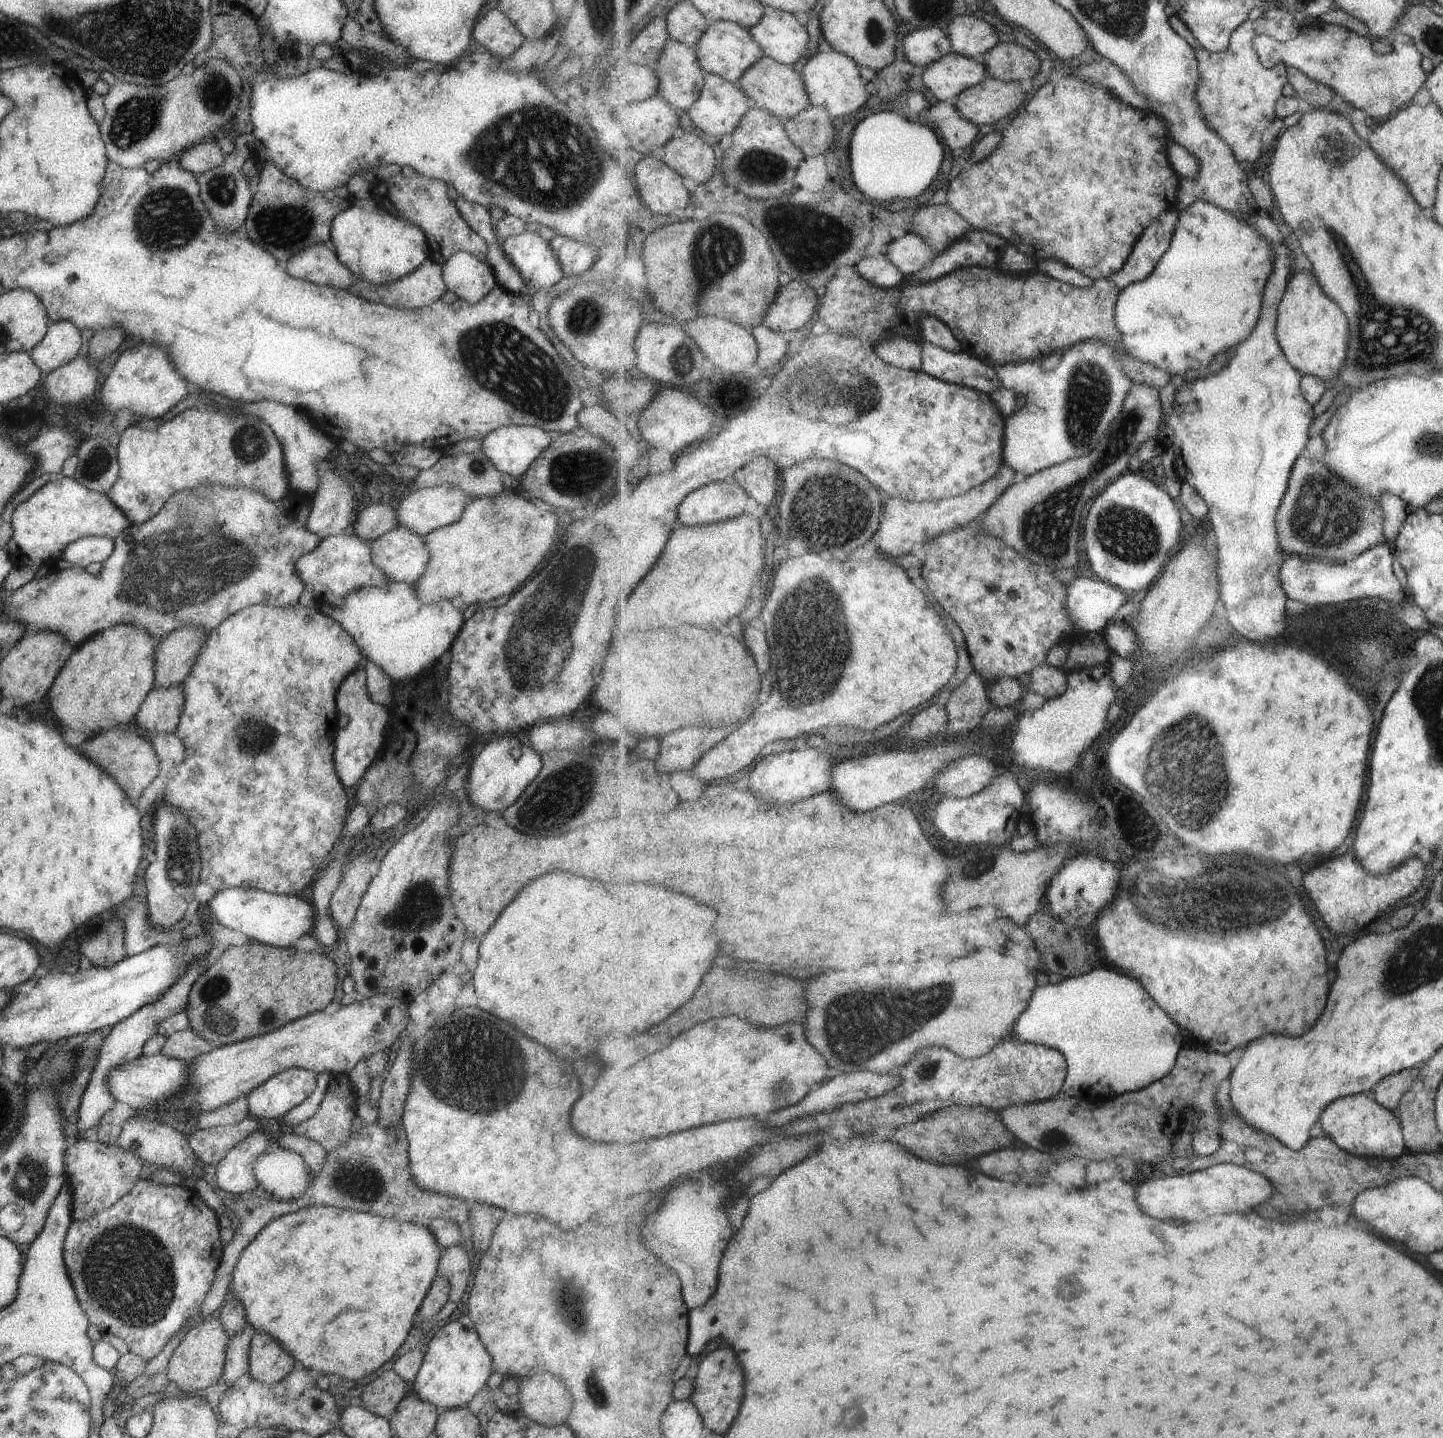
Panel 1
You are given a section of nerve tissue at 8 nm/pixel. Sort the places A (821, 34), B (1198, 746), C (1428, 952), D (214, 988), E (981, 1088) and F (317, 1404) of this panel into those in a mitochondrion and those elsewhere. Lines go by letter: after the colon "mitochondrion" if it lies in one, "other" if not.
A: other
B: mitochondrion
C: mitochondrion
D: mitochondrion
E: other
F: other

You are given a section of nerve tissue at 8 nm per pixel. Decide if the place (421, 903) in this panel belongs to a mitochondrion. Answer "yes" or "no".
yes

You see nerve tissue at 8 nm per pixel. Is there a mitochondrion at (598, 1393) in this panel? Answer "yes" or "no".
yes

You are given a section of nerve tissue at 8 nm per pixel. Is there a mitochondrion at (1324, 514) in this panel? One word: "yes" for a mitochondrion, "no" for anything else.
yes

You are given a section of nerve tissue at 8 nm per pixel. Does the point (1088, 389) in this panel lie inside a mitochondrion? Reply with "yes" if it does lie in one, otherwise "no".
yes

